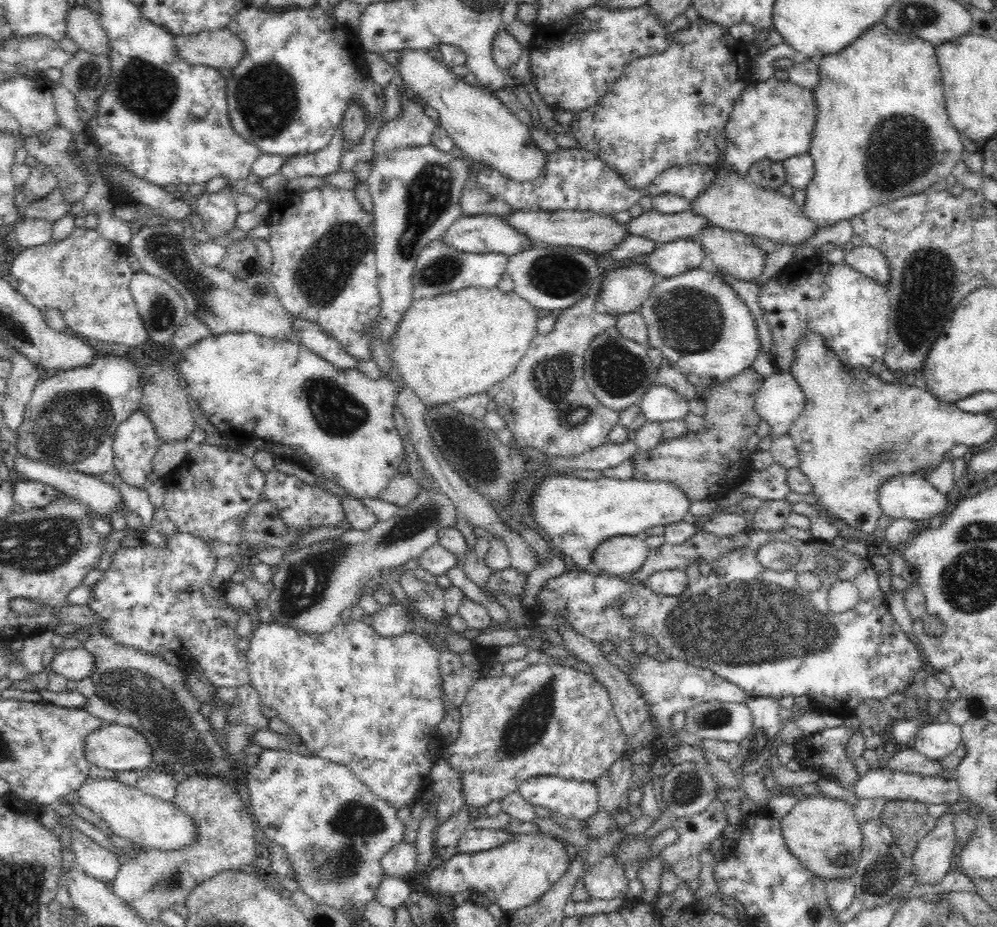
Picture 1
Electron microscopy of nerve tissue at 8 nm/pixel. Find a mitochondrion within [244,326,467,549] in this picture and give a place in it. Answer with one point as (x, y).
(338, 413)

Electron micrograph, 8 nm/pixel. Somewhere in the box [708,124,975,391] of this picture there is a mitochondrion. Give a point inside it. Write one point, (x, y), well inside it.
(928, 280)

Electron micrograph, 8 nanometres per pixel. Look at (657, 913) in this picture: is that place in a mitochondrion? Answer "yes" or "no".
no

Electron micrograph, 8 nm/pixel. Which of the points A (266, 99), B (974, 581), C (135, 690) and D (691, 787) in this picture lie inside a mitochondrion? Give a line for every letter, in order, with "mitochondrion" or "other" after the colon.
A: mitochondrion
B: mitochondrion
C: mitochondrion
D: mitochondrion

